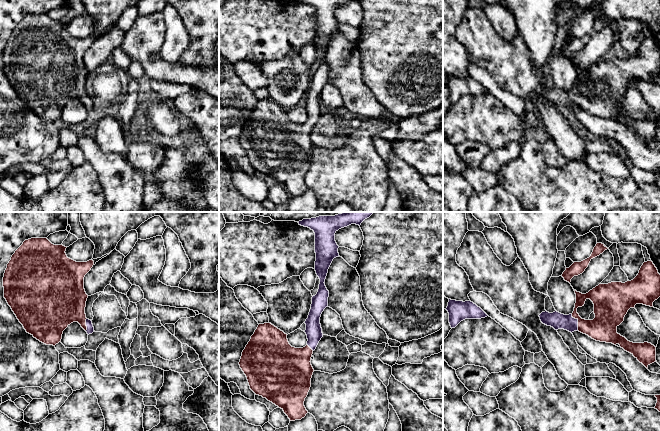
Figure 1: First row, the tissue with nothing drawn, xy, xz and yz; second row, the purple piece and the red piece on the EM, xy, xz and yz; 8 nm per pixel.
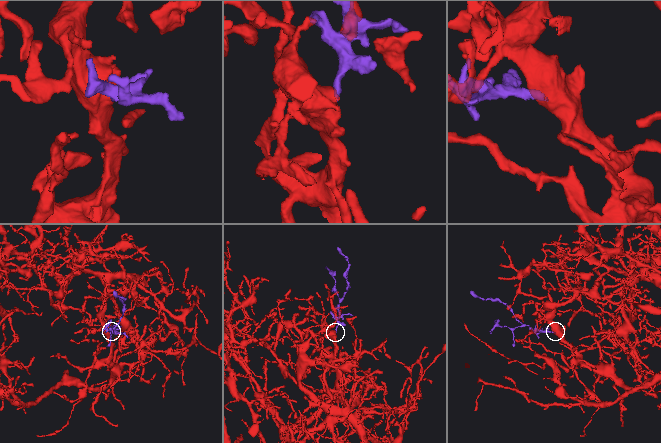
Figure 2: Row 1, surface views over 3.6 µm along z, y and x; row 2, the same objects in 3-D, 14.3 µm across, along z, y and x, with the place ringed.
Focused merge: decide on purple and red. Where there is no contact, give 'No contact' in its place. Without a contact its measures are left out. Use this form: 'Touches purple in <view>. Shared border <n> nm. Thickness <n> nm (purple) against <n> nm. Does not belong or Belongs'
Touches purple in yz. Shared border 150 nm. Thickness 130 nm (purple) against 220 nm. Belongs

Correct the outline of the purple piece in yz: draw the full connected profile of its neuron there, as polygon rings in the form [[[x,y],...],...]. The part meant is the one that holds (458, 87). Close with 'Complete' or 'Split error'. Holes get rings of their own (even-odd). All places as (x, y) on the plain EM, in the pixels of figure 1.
[[[449,75],[446,86],[449,89],[449,99],[451,104],[455,104],[465,95],[481,95],[488,91],[471,77],[456,77]]]. Complete

